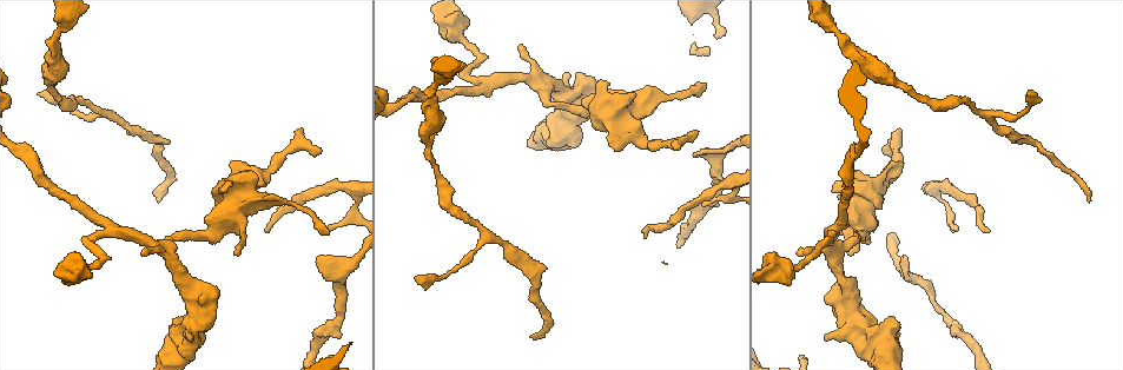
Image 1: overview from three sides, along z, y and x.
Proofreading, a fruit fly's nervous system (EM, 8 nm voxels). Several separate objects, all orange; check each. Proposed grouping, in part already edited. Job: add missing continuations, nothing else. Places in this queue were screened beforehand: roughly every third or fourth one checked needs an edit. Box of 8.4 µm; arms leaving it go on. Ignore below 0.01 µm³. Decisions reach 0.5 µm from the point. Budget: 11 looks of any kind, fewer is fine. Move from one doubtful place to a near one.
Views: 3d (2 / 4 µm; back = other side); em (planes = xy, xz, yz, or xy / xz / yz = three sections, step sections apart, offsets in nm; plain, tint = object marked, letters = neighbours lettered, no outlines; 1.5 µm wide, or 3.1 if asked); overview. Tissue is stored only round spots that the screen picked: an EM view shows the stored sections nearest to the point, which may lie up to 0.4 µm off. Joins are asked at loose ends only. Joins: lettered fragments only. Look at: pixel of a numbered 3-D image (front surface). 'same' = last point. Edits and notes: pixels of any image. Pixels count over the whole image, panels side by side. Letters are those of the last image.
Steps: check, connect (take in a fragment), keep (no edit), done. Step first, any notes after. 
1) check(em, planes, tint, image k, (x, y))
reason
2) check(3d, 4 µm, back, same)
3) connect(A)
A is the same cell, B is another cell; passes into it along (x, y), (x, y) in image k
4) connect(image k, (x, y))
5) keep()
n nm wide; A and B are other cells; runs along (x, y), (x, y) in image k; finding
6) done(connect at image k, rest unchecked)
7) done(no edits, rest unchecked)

check(3d, 4 µm, image 1, (882, 147))
branch stops here

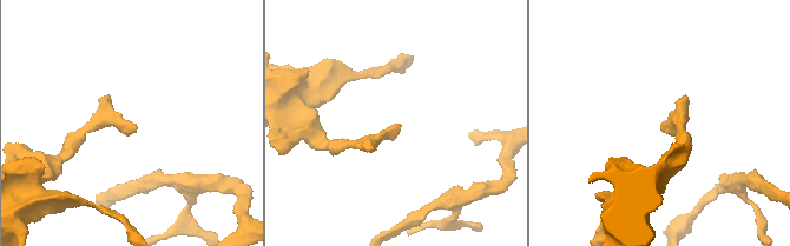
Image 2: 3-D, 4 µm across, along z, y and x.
check(em, planes, letters, image 2, (400, 125))
now the EM

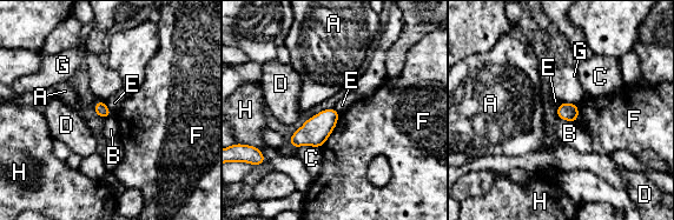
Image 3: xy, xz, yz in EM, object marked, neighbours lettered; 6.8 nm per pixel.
keep()
F touches over 280 nm; A, B, C, D, E, F, G and H are other cells; none of them fits

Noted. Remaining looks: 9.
check(3d, 2 µm, back, image 1, (159, 202))

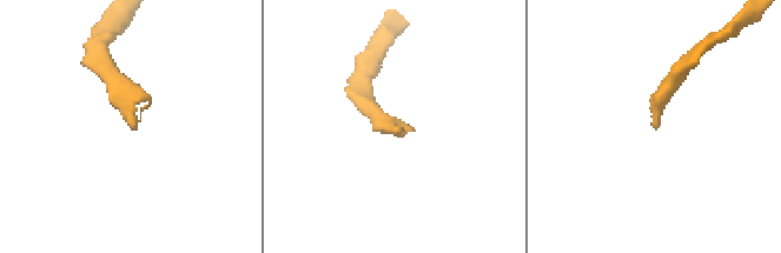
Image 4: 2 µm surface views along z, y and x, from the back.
check(em, planes, letters, image 4, (394, 131))

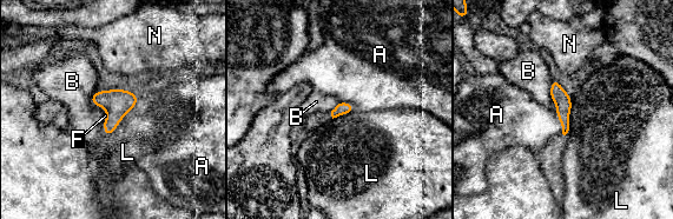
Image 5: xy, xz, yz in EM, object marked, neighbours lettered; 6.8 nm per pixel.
connect(F)
A touches over 300 nm; F is the same cell, A, B, L and N are other cells; the neuron continues

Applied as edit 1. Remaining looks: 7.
check(overview)
see it whole again

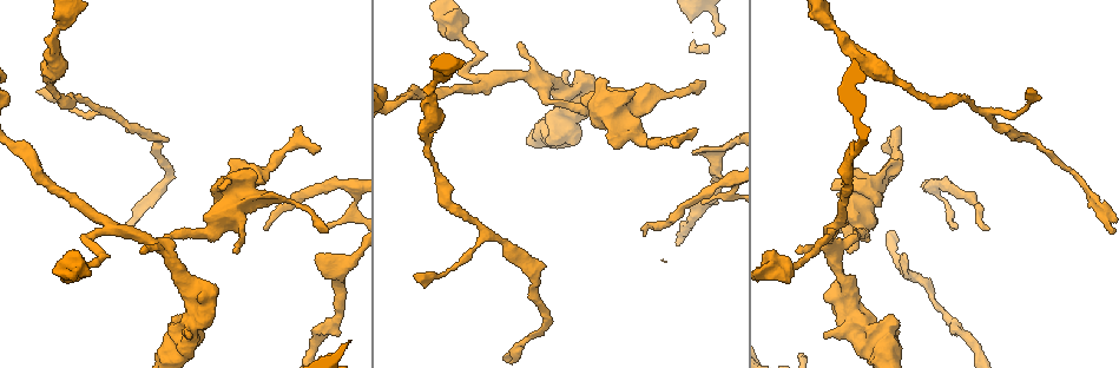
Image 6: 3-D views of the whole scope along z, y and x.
check(em, yz, step 4, tint, image 6, (1029, 93))
thin end

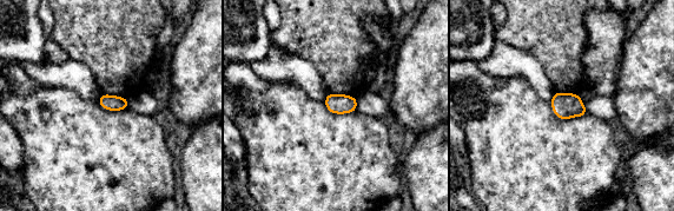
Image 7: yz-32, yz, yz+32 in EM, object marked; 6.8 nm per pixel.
check(em, planes, letters, same)

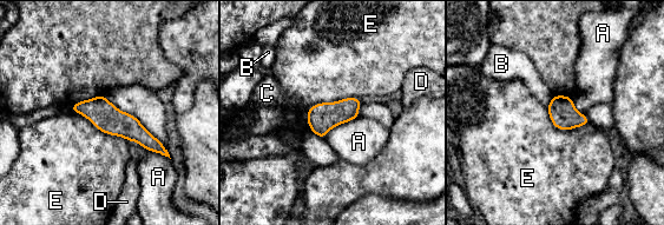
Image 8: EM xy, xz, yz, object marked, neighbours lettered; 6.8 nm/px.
keep()
A, B, C, D and E are other cells; border along (357, 97), (315, 103), (310, 131) in image 8; none of them fits

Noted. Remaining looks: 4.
check(em, planes, letters, image 6, (265, 230))
end of a long branch

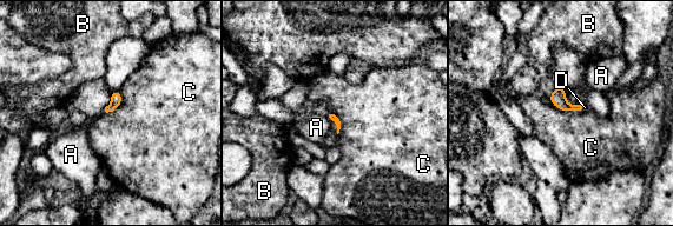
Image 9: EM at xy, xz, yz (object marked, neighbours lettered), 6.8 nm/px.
connect(D)
C touches over 190 nm; D is the same cell, A, B and C are other cells; passes into it along (558, 98), (576, 110), (585, 107) in image 9; it goes on there

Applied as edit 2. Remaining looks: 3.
done(connect at image 5, connect at image 9, rest unchecked)

